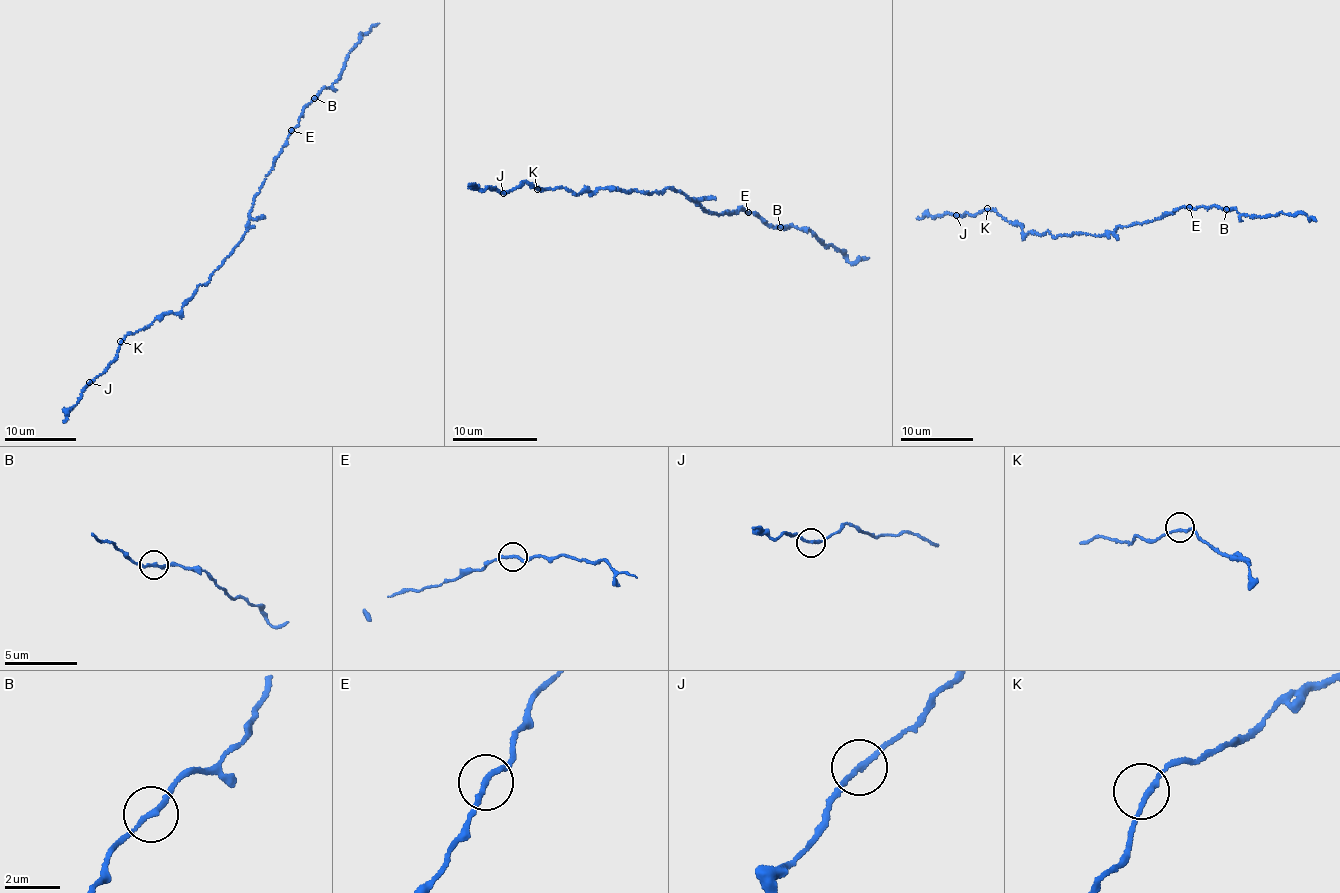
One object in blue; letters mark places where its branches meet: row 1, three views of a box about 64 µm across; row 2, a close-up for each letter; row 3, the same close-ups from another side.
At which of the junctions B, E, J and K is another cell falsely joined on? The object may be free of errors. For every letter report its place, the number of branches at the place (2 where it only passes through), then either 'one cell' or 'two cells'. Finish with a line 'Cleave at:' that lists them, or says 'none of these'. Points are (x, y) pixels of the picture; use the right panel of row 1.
B: (1226, 209) | 2 | one cell
E: (1189, 207) | 2 | one cell
J: (956, 215) | 2 | one cell
K: (987, 208) | 2 | one cell
Cleave at: none of these

